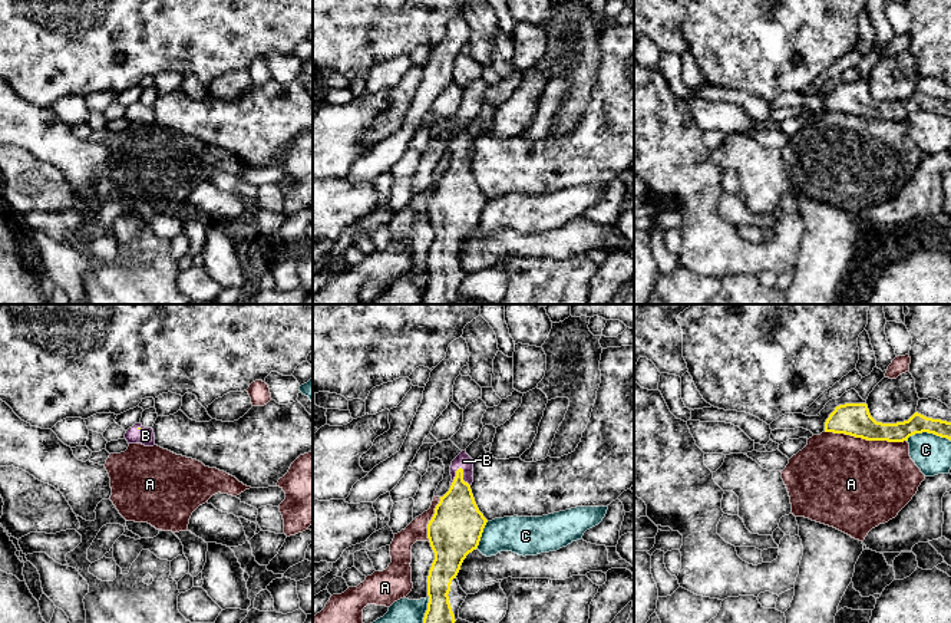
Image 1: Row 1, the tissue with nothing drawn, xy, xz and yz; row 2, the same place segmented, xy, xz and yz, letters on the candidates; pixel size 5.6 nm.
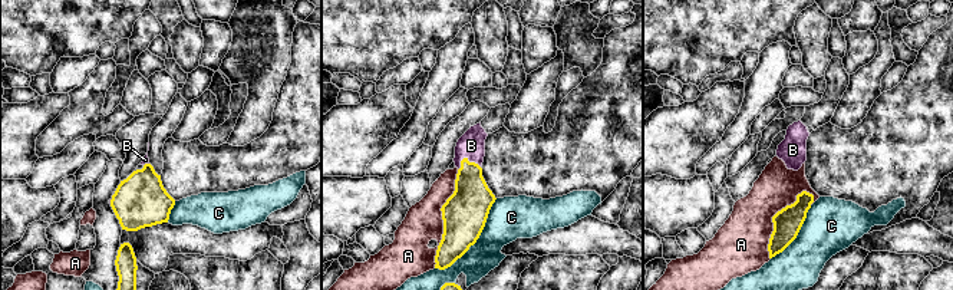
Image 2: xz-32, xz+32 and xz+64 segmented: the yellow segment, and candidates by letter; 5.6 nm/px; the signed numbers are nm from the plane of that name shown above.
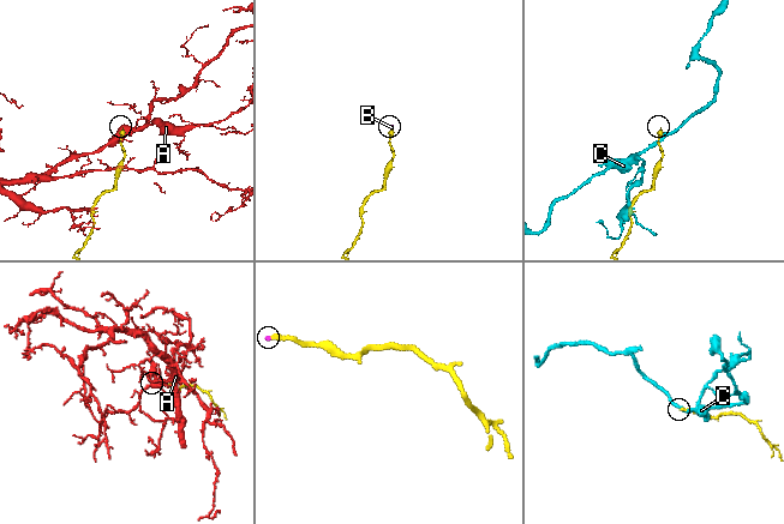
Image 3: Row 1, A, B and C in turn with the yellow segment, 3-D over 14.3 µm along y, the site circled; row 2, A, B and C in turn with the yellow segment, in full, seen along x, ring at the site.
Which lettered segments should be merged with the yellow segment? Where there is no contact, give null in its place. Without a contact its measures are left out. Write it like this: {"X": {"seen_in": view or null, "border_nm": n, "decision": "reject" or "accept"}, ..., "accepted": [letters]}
{"A": {"seen_in": "yz", "border_nm": 460, "decision": "reject"}, "B": {"seen_in": "xz", "border_nm": 130, "decision": "accept"}, "C": {"seen_in": "yz", "border_nm": 240, "decision": "reject"}, "accepted": ["B"]}

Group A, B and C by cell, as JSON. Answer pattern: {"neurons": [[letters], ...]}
{"neurons": [["A"], ["B"], ["C"]]}

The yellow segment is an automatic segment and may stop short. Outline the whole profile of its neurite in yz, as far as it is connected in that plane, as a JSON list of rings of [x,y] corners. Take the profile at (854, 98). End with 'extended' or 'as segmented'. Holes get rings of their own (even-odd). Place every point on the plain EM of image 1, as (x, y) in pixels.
[[[845,82],[835,86],[825,100],[825,111],[845,112],[866,119],[904,121],[915,112],[934,112],[951,119],[951,100],[915,90],[908,99],[876,100],[866,82]]] | as segmented

